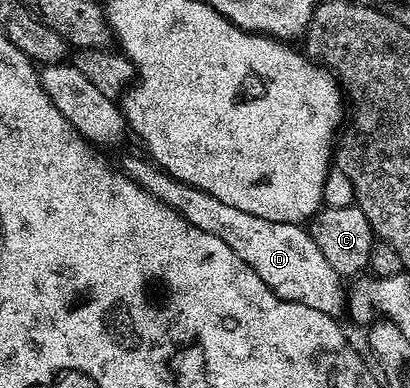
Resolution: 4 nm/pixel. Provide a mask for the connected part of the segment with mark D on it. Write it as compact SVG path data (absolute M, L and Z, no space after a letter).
M143 156L125 159L121 169L128 178L145 188L145 192L189 220L189 224L201 228L201 232L209 232L225 240L225 244L229 244L229 248L233 248L233 252L237 252L237 256L241 256L241 260L245 260L245 264L249 264L249 268L253 268L253 272L257 272L257 276L261 276L261 280L265 280L265 284L280 298L289 298L297 304L306 304L309 308L317 308L317 312L332 316L344 313L344 279L330 266L329 260L321 256L321 248L317 248L310 233L302 225L261 220L261 216L241 212L241 208L233 208L229 204L221 204L217 196L200 190L198 186L178 182L167 171L160 170L154 162Z

